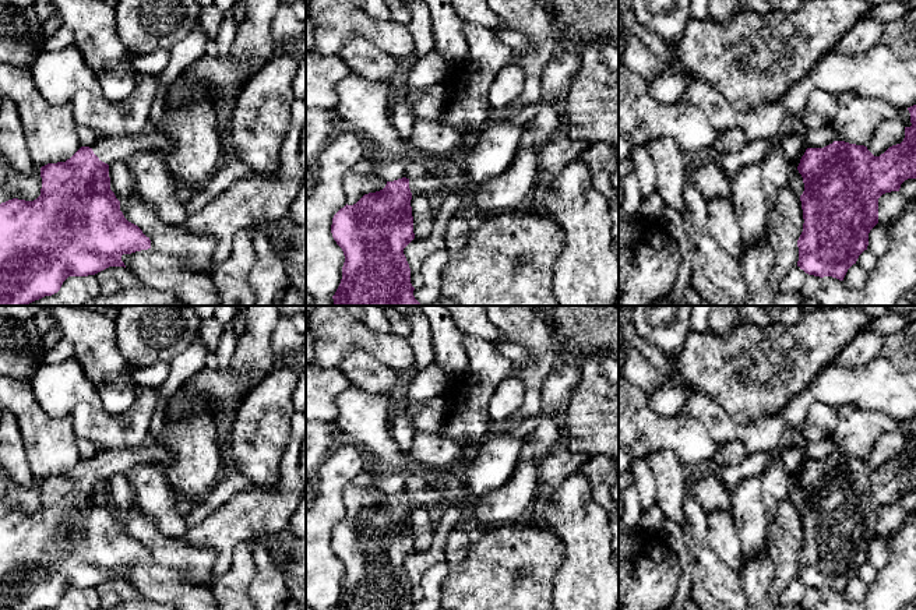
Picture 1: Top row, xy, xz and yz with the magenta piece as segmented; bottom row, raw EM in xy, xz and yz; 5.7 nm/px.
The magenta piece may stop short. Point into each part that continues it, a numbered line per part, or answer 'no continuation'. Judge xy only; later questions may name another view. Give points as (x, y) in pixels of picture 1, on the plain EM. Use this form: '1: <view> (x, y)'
1: xy (124, 459)

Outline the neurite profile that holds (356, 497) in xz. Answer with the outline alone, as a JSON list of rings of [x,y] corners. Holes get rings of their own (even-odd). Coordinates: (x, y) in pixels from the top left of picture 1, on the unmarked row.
[[[349,483],[344,491],[344,503],[346,507],[346,516],[356,516],[364,507],[380,504],[387,494],[373,486],[356,486]]]

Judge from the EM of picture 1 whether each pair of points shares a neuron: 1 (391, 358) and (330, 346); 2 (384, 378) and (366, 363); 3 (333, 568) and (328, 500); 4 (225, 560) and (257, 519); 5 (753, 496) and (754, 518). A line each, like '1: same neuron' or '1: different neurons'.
1: same neuron
2: same neuron
3: same neuron
4: same neuron
5: same neuron

